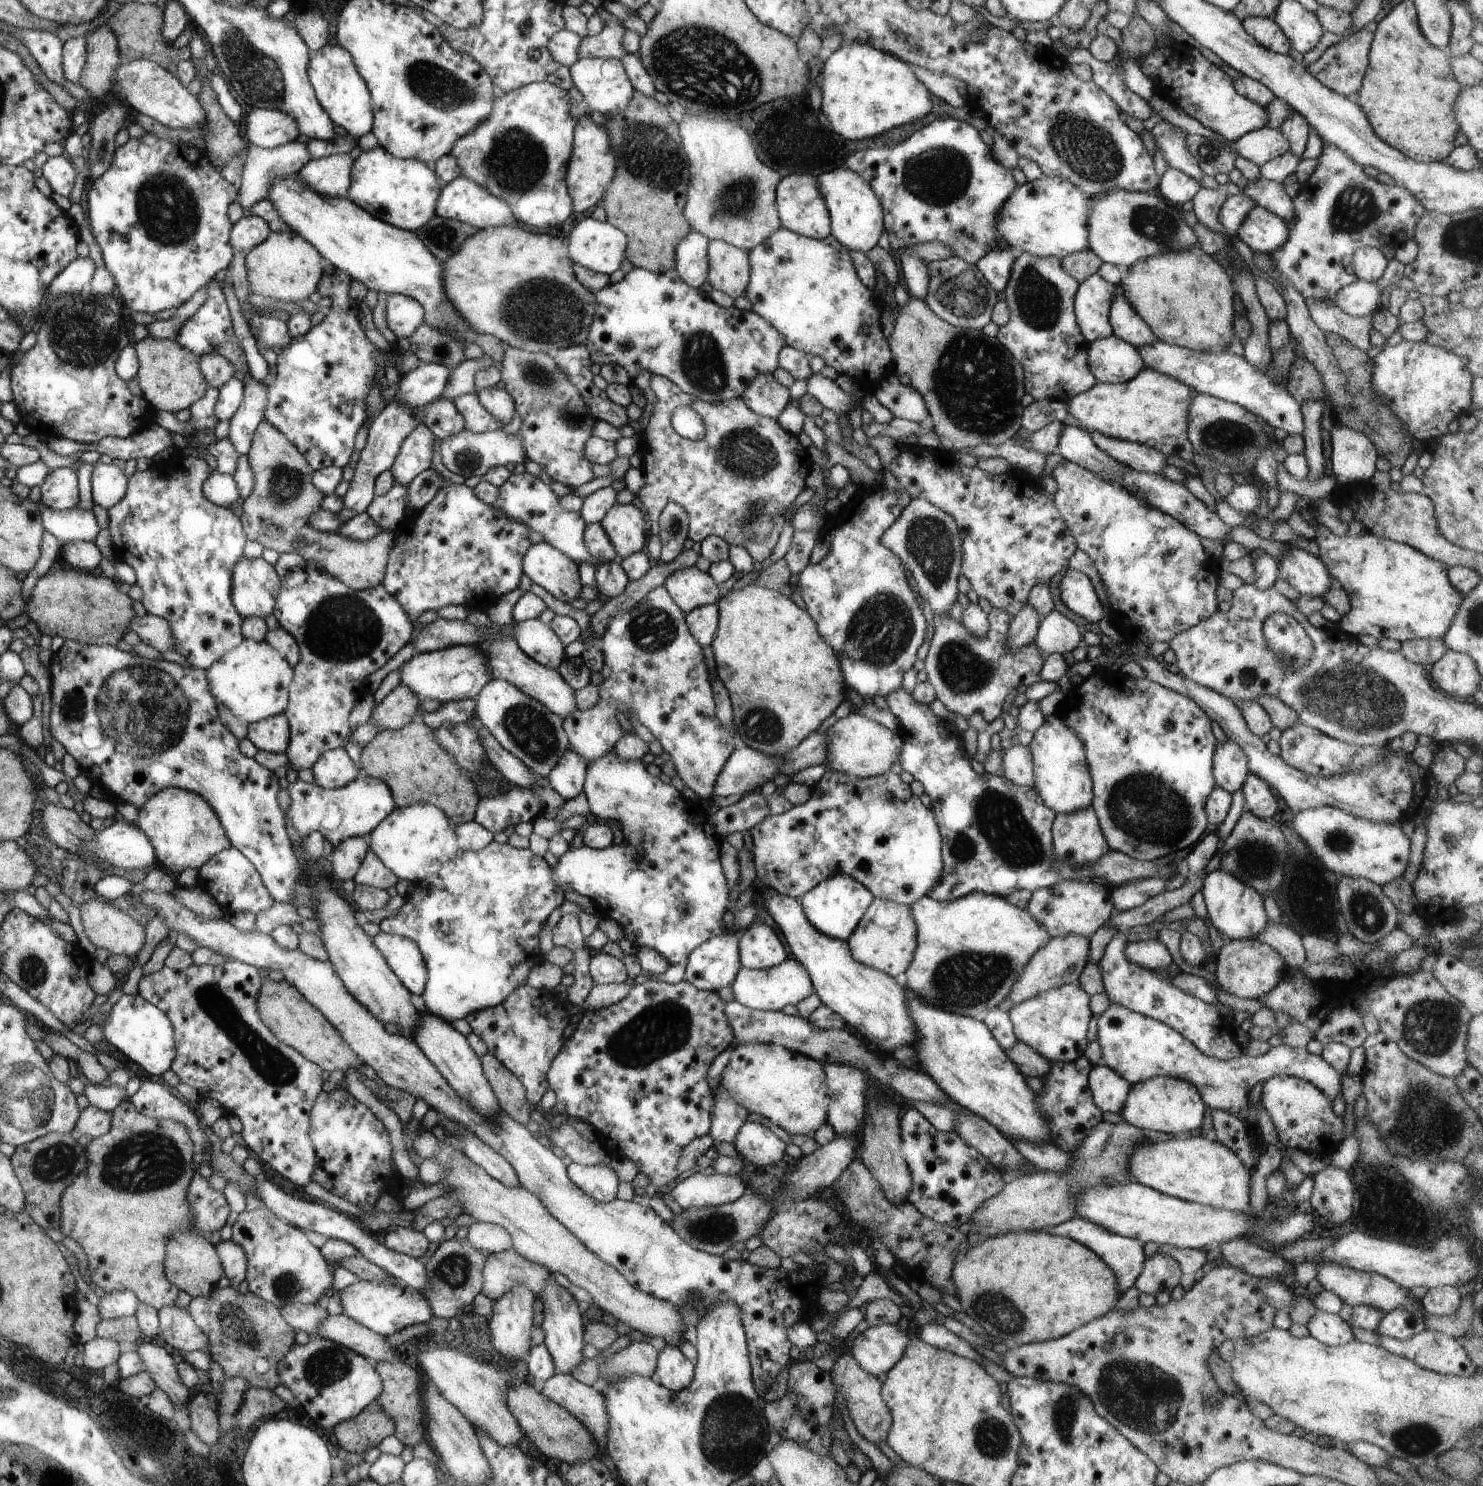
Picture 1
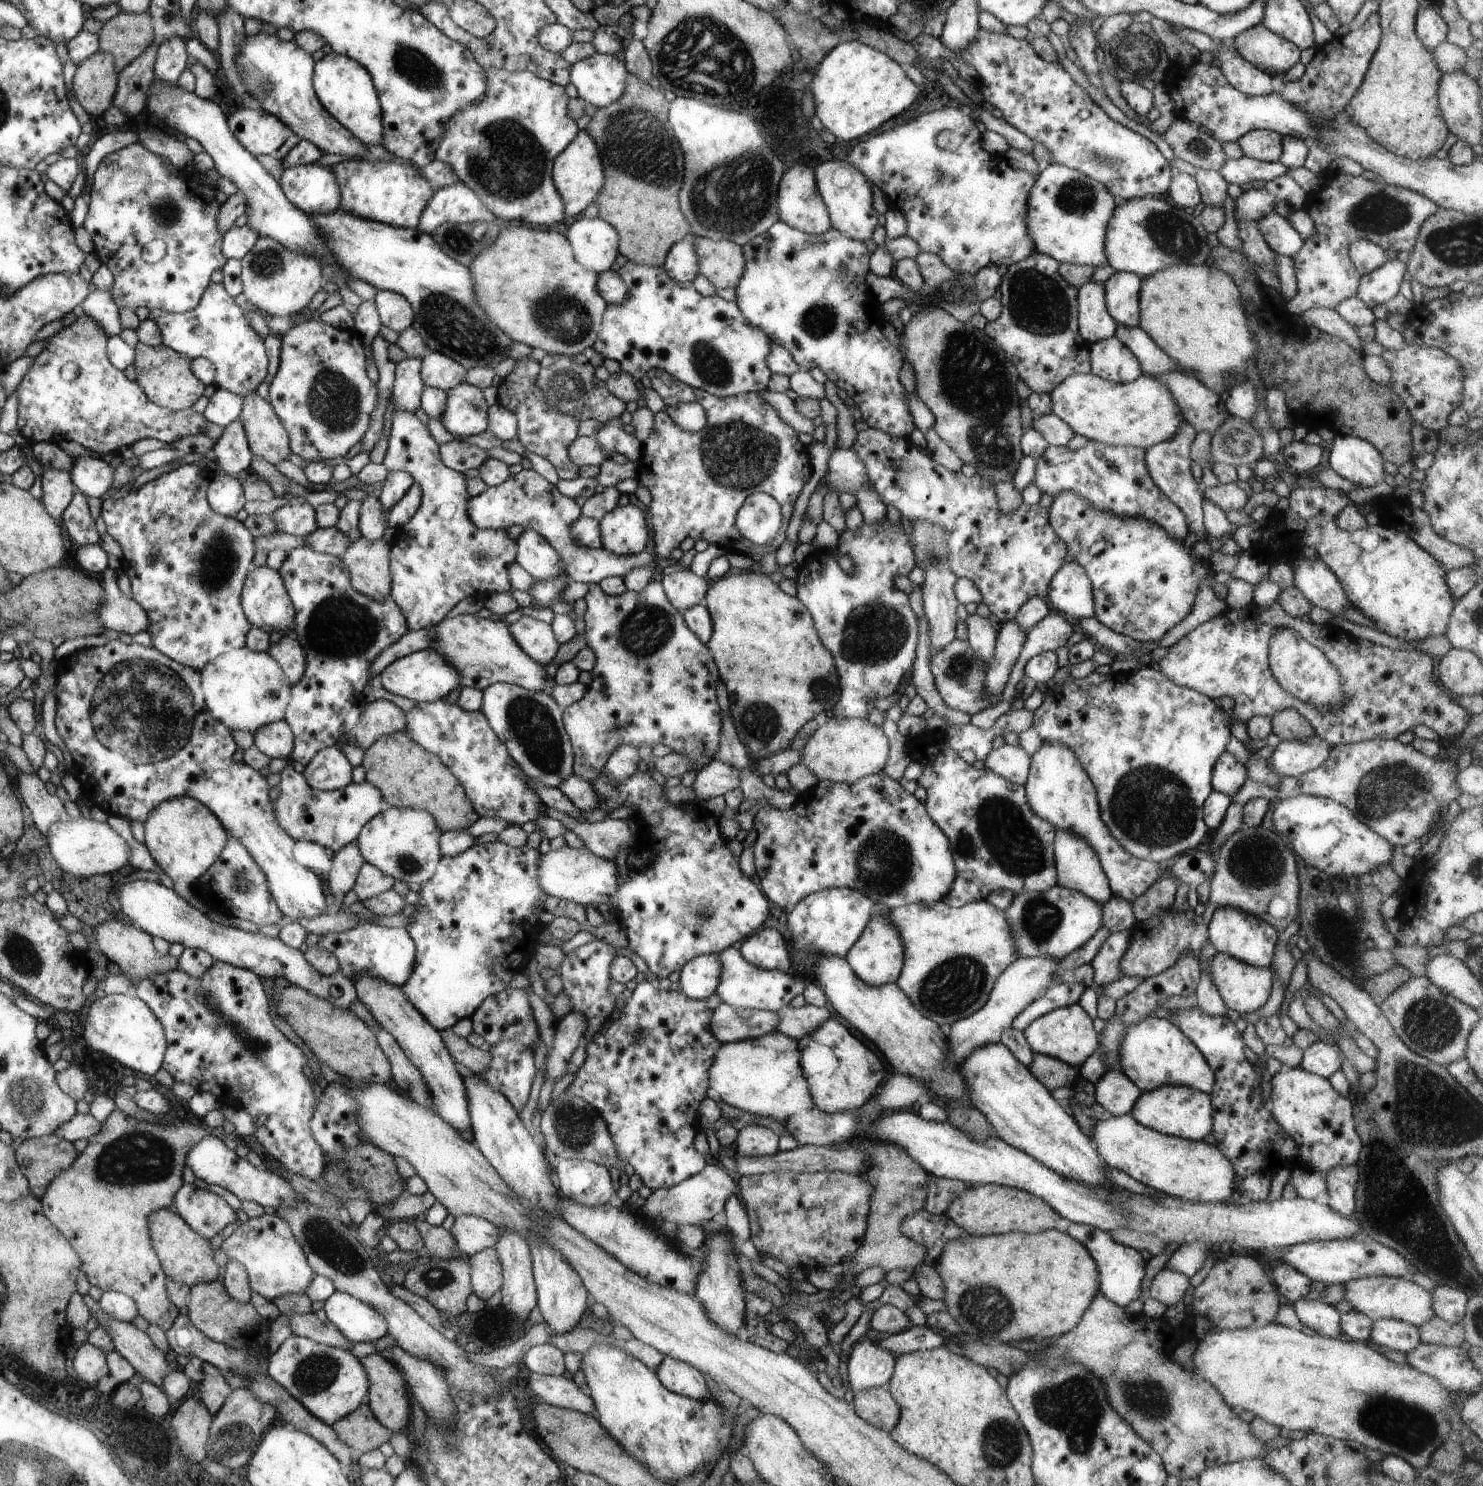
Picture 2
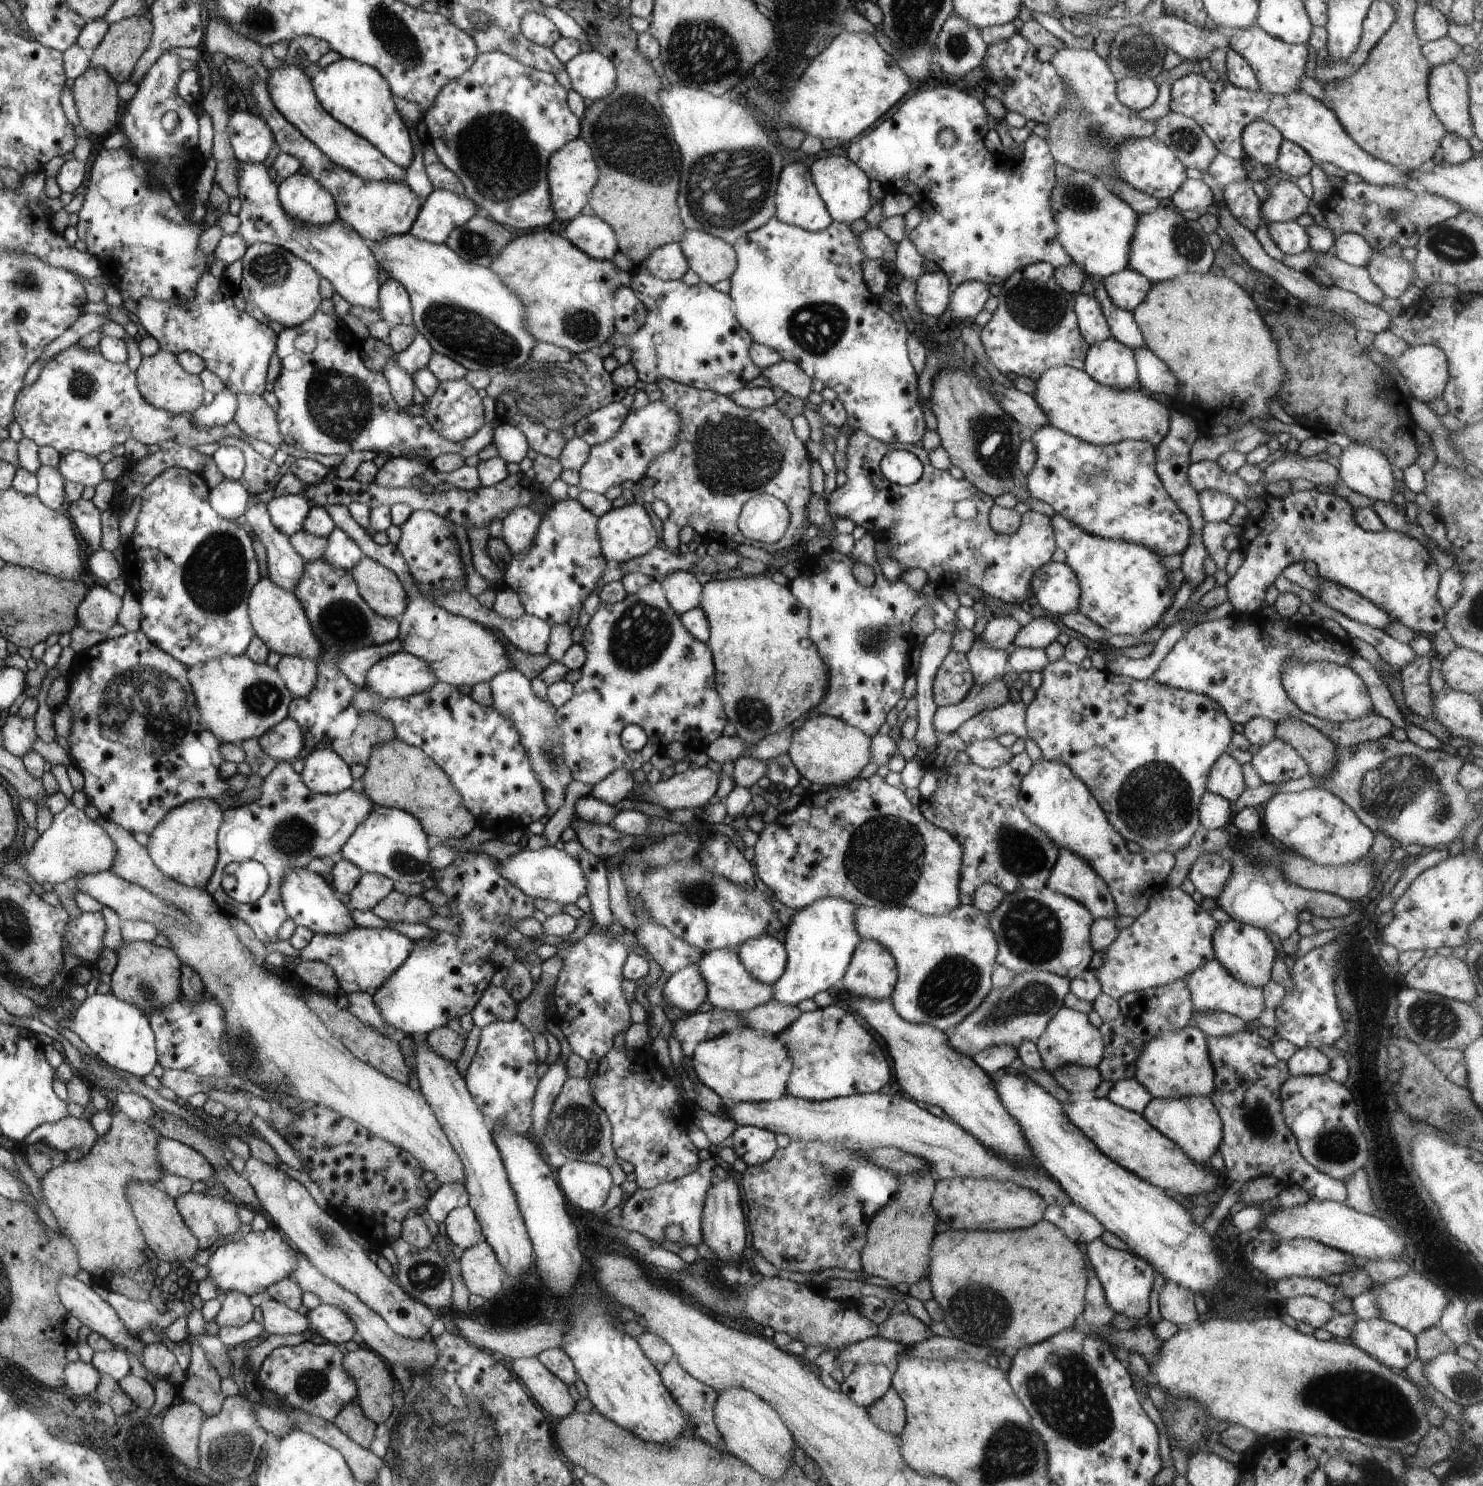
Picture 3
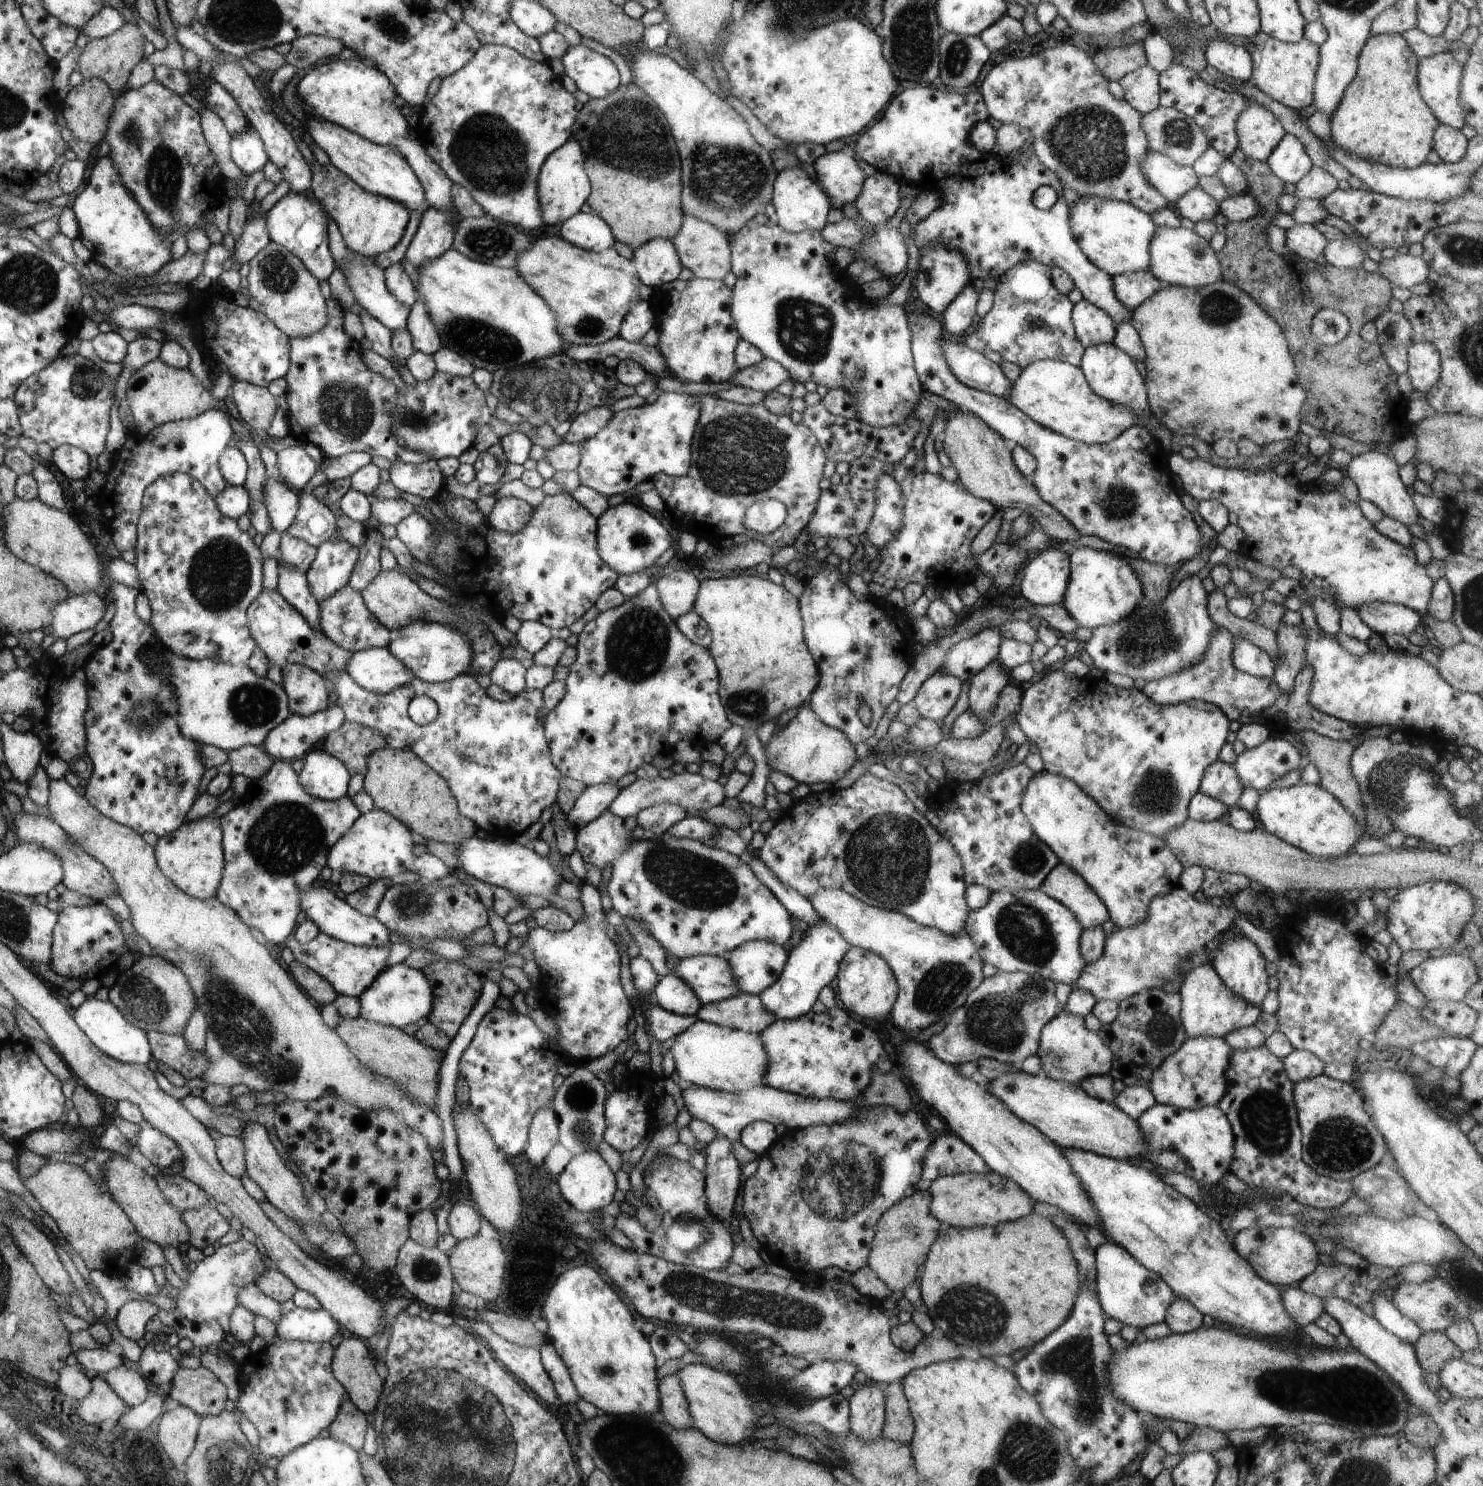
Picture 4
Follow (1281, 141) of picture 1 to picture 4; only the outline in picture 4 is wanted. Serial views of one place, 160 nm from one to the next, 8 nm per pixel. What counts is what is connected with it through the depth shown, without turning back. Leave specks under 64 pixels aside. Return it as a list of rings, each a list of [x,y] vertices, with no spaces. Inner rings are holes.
[[[1253,99],[1235,122],[1239,147],[1255,161],[1266,161],[1276,145],[1287,133],[1277,116]]]

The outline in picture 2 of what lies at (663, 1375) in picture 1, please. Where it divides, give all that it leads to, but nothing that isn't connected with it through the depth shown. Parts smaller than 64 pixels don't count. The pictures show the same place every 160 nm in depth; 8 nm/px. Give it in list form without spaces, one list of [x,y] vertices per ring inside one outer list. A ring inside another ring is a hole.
[[[667,1356],[655,1370],[663,1385],[674,1393],[691,1399],[707,1399],[709,1388],[702,1373],[686,1361]]]

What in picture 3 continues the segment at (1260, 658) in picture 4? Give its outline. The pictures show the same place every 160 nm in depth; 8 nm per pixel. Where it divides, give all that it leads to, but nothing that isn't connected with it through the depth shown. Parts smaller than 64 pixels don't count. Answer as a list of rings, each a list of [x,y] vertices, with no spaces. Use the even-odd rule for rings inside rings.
[[[1212,461],[1192,462],[1187,472],[1190,484],[1195,491],[1214,489],[1227,492],[1236,502],[1244,504],[1248,515],[1243,524],[1243,533],[1239,536],[1239,548],[1244,555],[1244,562],[1236,574],[1225,584],[1227,600],[1232,603],[1235,612],[1243,619],[1260,610],[1265,600],[1266,588],[1282,574],[1282,571],[1294,562],[1311,560],[1318,568],[1323,579],[1349,588],[1359,595],[1367,596],[1370,602],[1384,609],[1394,621],[1408,626],[1417,635],[1431,638],[1445,628],[1445,608],[1439,603],[1437,590],[1441,572],[1428,549],[1417,539],[1403,532],[1384,528],[1381,531],[1367,531],[1355,523],[1353,508],[1347,500],[1336,494],[1322,494],[1316,489],[1288,493],[1275,497],[1267,492],[1254,496],[1248,493],[1248,486],[1241,477],[1231,475]]]

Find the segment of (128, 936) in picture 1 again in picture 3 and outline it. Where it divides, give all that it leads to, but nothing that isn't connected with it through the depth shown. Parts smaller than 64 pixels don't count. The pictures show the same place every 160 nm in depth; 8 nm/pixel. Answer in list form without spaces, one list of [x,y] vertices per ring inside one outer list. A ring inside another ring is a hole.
[[[124,941],[115,950],[117,964],[110,978],[110,993],[120,1000],[137,1005],[146,1015],[182,999],[181,957],[173,950],[148,941]]]

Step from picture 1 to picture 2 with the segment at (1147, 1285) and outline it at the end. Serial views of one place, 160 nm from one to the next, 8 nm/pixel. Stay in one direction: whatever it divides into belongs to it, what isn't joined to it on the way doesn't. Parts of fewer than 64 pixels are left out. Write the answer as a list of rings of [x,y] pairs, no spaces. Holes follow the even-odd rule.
[[[1165,1266],[1152,1280],[1147,1296],[1156,1298],[1169,1308],[1176,1302],[1187,1301],[1191,1292],[1189,1278]]]

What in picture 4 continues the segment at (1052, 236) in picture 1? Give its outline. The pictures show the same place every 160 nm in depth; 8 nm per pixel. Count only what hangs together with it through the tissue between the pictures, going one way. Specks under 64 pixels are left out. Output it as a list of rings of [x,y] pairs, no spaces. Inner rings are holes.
[[[1099,196],[1080,197],[1069,209],[1071,232],[1082,252],[1094,266],[1107,272],[1111,277],[1149,270],[1150,241],[1157,230],[1157,225],[1149,214],[1133,204]]]

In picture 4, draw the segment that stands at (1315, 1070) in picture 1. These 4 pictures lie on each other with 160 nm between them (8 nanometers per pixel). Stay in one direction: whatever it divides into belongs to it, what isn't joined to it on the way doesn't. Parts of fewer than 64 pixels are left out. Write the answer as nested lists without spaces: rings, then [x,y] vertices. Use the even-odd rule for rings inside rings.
[[[1188,1037],[1174,1054],[1167,1056],[1151,1074],[1148,1088],[1157,1103],[1194,1110],[1217,1105],[1226,1092],[1225,1072],[1233,1048],[1222,1037]]]

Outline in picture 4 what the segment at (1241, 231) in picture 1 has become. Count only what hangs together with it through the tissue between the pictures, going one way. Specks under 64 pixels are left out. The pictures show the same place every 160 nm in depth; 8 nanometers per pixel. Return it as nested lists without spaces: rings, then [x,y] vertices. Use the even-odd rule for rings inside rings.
[[[1296,223],[1285,232],[1285,244],[1289,252],[1306,260],[1319,260],[1327,245],[1326,237],[1311,224]]]

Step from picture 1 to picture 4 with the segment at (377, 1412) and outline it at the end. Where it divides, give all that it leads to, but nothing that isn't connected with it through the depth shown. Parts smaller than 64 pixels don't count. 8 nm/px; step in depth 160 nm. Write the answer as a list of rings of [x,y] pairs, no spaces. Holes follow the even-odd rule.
[[[346,1398],[340,1406],[337,1418],[330,1423],[328,1432],[330,1437],[360,1451],[365,1446],[365,1436],[368,1428],[366,1414],[353,1401]]]

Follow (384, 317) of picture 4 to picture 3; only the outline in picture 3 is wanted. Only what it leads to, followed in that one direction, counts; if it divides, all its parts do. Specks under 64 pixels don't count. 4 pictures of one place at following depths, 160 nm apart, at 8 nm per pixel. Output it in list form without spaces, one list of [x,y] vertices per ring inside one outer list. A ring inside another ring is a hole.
[[[238,161],[238,194],[241,202],[239,211],[240,228],[237,233],[246,241],[249,247],[254,243],[270,243],[282,247],[298,256],[298,258],[311,264],[321,278],[326,277],[333,286],[335,292],[345,298],[351,306],[360,305],[369,309],[381,307],[380,286],[377,284],[377,274],[380,272],[380,262],[374,258],[373,252],[364,242],[364,239],[353,229],[350,228],[340,218],[336,222],[329,224],[328,227],[314,227],[306,223],[299,223],[293,219],[280,201],[280,186],[277,185],[276,176],[272,170],[264,163],[249,163]]]

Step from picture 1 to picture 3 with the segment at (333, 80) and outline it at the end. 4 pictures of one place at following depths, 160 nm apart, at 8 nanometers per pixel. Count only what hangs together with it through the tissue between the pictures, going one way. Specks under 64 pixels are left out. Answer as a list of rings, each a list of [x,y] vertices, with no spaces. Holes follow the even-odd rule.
[[[341,57],[325,67],[313,69],[313,72],[313,88],[318,88],[317,99],[326,104],[326,112],[334,112],[346,128],[354,128],[358,136],[365,137],[391,161],[404,168],[410,166],[412,142],[404,118],[398,112],[388,81],[375,68]]]

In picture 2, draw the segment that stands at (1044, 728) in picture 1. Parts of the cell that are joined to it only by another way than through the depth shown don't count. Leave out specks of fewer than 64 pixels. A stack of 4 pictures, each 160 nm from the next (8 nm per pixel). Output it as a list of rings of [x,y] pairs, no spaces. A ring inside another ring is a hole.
[[[1043,740],[1040,748],[1031,756],[1029,775],[1023,785],[1028,804],[1034,814],[1051,822],[1056,829],[1072,831],[1075,835],[1086,839],[1087,843],[1095,848],[1114,897],[1134,902],[1160,876],[1165,875],[1157,862],[1131,856],[1109,833],[1099,816],[1099,804],[1094,783],[1082,768],[1071,748],[1062,743]]]

